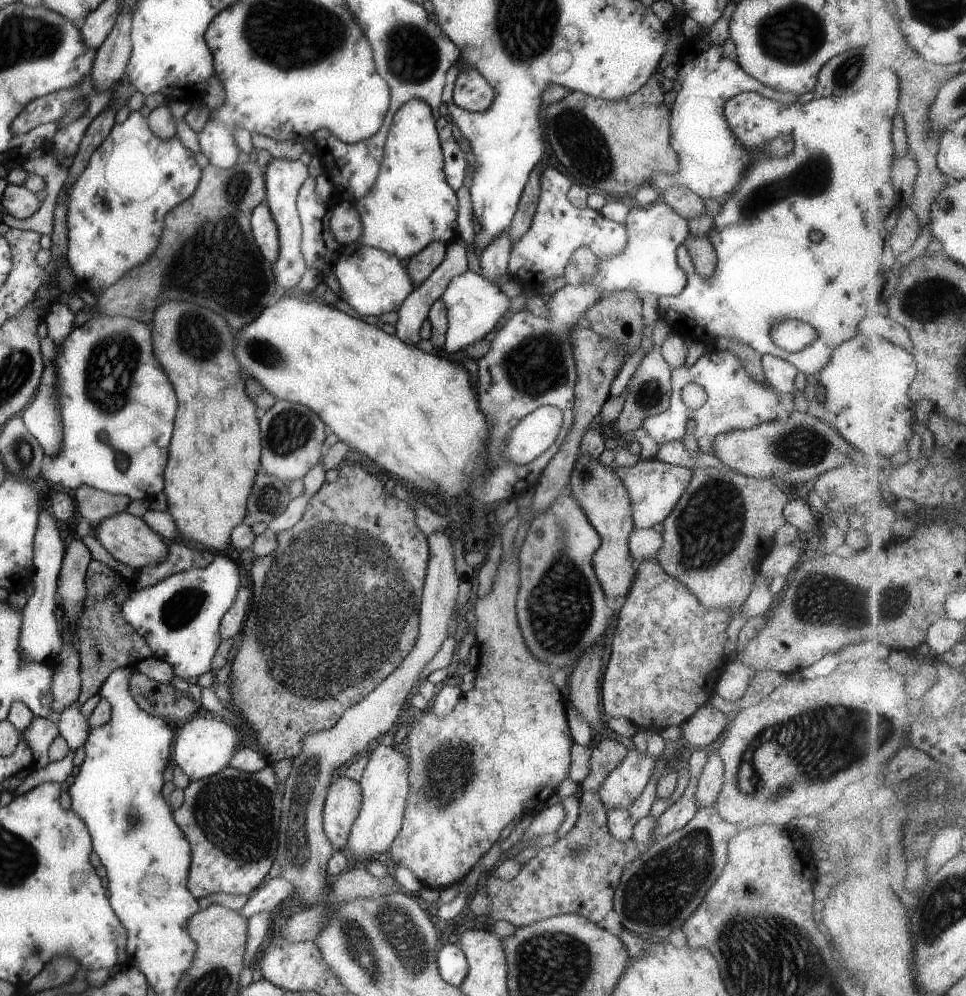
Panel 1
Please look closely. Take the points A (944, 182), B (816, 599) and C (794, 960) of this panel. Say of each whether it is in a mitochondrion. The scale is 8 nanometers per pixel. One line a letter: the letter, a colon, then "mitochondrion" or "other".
A: other
B: mitochondrion
C: mitochondrion

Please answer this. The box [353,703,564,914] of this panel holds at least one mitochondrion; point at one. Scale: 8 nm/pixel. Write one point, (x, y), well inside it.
(445, 786)

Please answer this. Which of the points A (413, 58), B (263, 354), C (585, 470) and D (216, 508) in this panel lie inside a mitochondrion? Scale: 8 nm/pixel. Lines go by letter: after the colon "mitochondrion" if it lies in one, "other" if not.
A: mitochondrion
B: mitochondrion
C: mitochondrion
D: other

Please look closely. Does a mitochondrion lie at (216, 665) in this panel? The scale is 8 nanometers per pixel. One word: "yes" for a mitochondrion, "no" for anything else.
no

